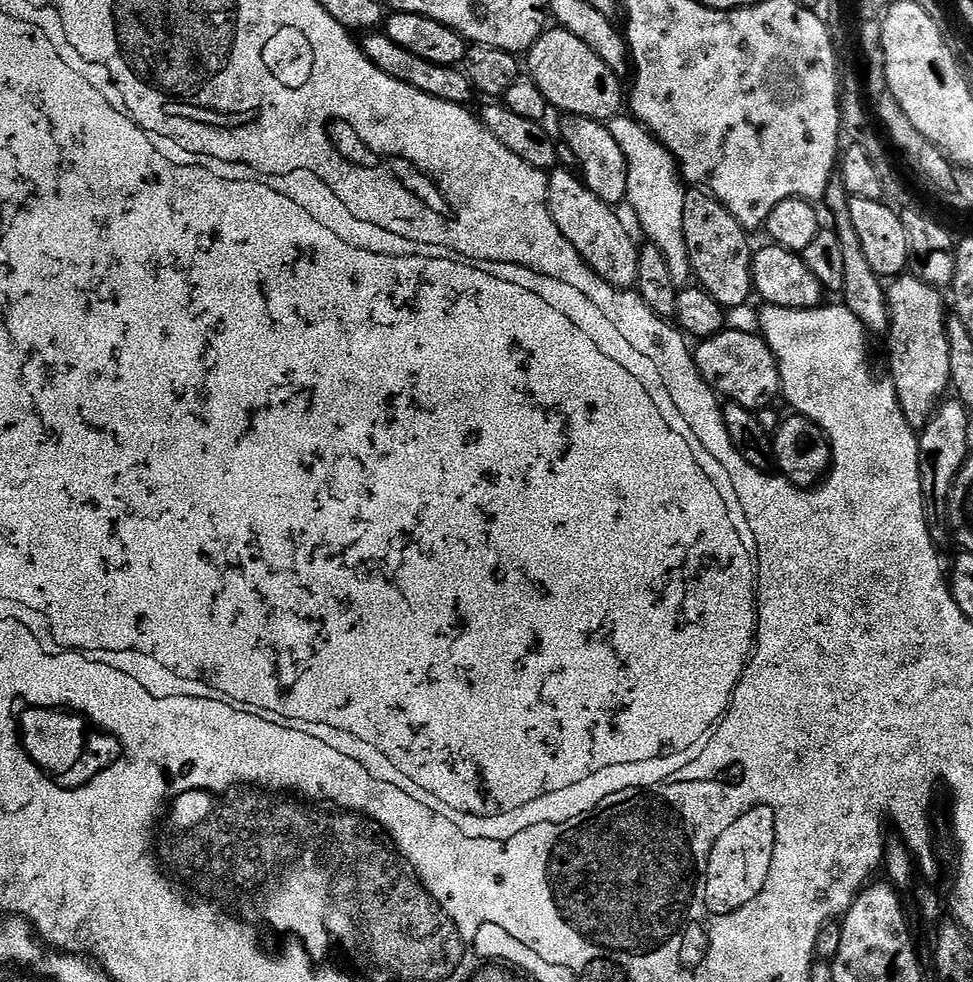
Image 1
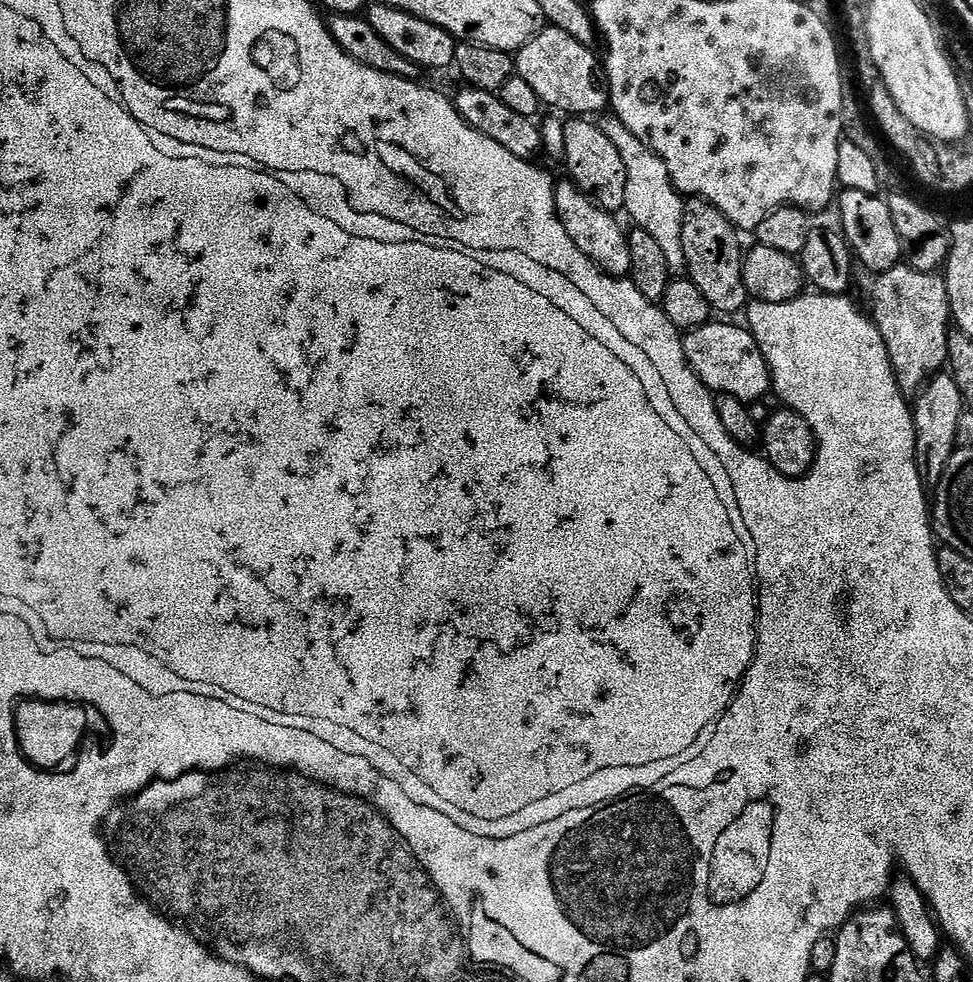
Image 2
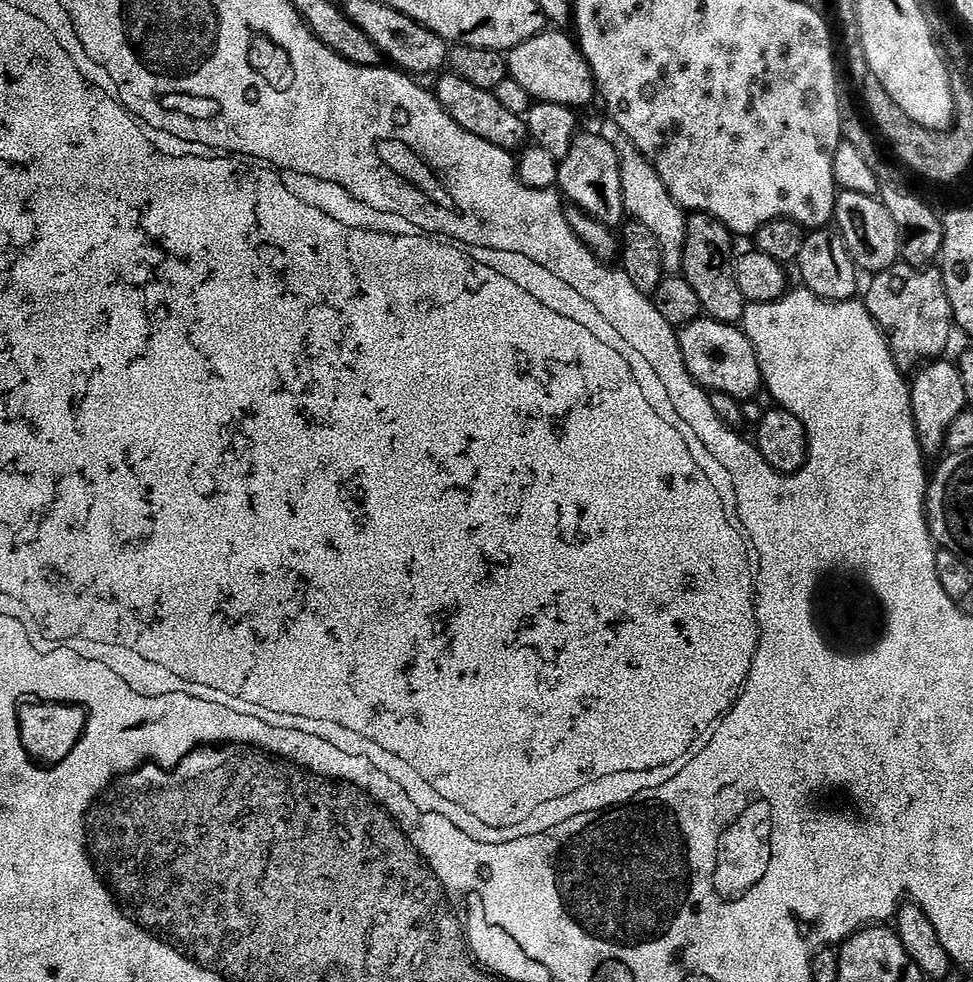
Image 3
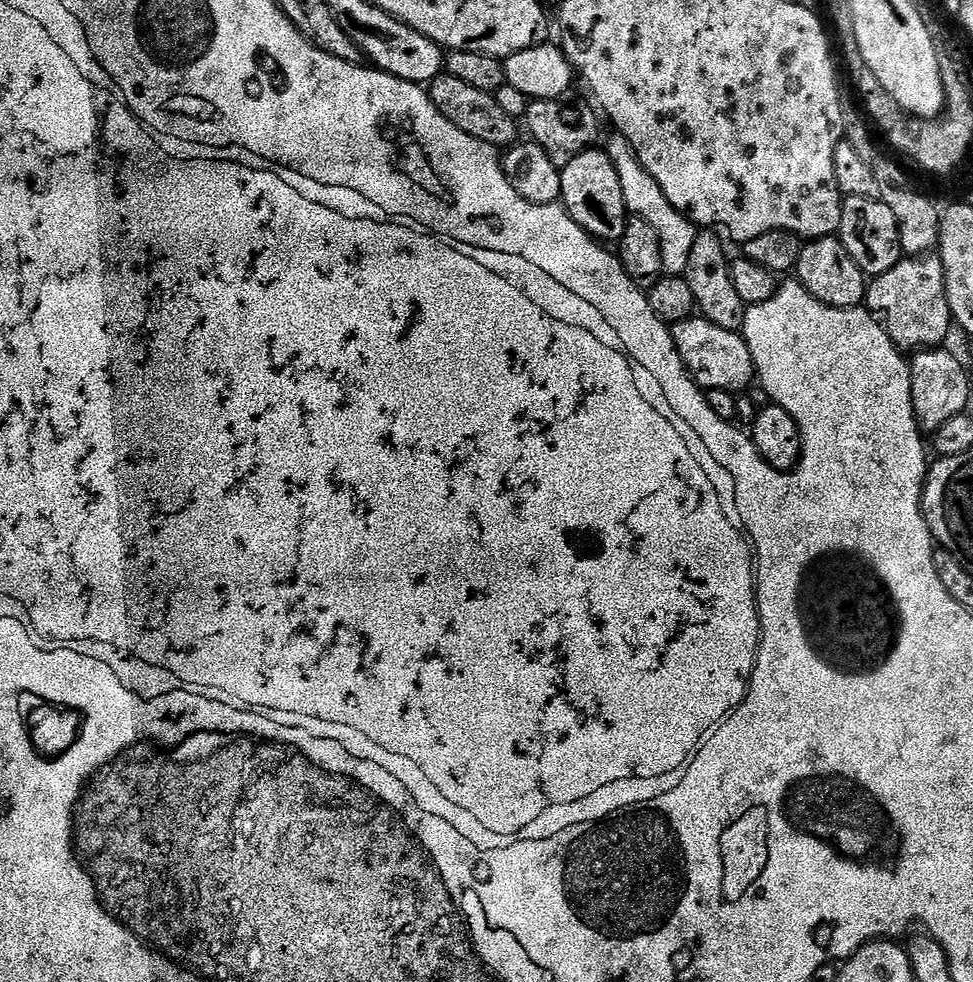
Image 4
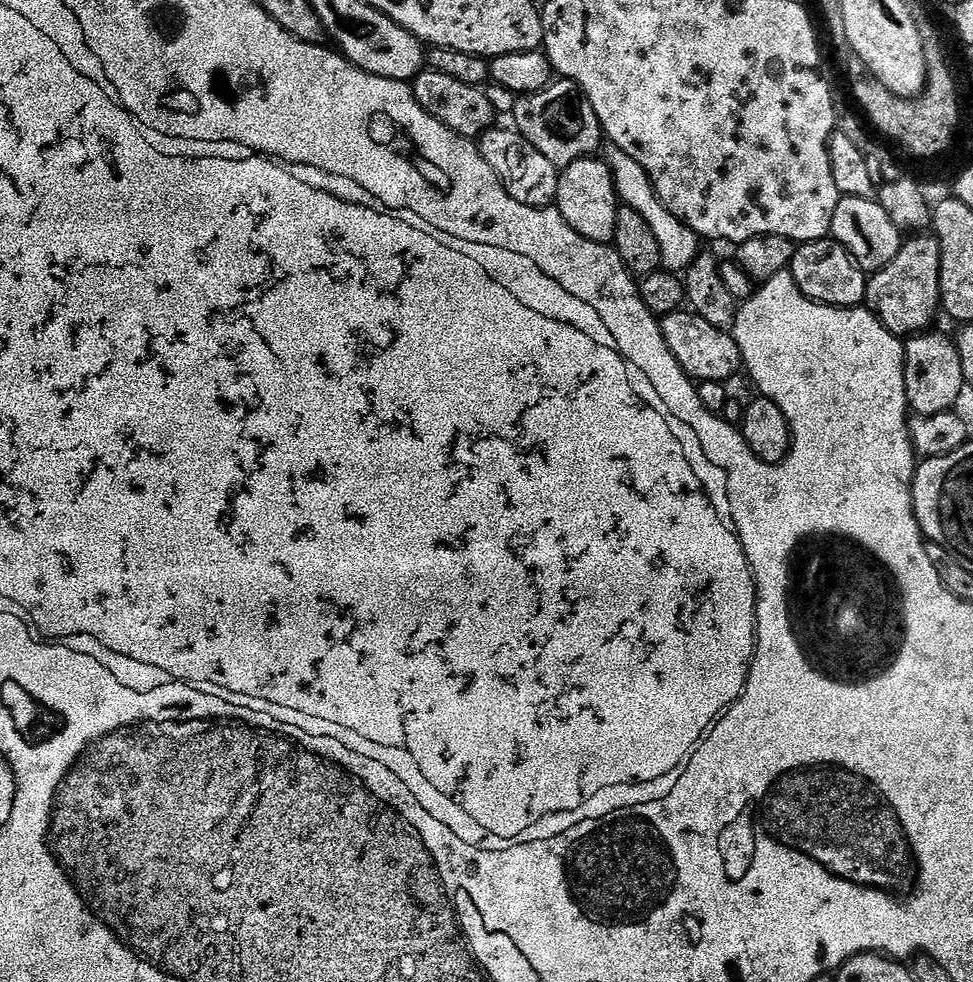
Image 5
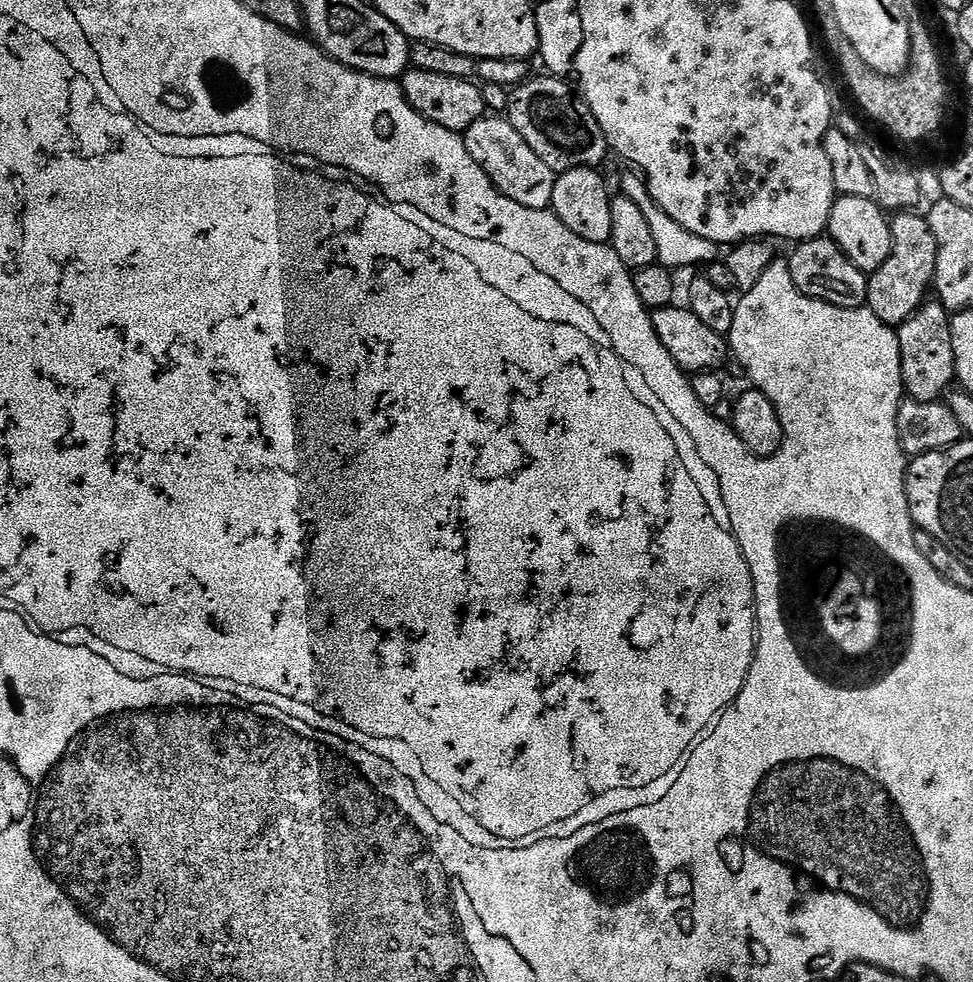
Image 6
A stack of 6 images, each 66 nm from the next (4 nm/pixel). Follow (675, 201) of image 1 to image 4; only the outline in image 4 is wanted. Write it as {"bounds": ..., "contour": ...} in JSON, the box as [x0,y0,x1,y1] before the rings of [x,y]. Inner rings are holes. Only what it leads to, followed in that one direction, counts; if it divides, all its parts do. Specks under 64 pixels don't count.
{"bounds":[602,131,698,274],"contour":[[[609,131],[609,136],[602,141],[605,154],[614,162],[614,170],[618,172],[618,182],[622,184],[624,207],[632,216],[642,218],[642,222],[650,222],[654,234],[658,234],[658,242],[662,246],[662,262],[664,272],[668,274],[683,273],[686,253],[694,250],[694,242],[698,235],[697,225],[687,220],[670,202],[666,202],[666,194],[662,194],[662,186],[650,178],[650,174],[642,166],[636,151],[626,142],[626,138],[618,131]]]}

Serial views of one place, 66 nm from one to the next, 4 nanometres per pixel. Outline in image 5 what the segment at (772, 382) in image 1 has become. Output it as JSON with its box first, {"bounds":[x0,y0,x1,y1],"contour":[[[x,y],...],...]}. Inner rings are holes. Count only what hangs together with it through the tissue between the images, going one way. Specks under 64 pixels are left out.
{"bounds":[659,310,742,383],"contour":[[[681,310],[679,312],[672,312],[669,316],[663,317],[659,321],[660,329],[662,330],[662,338],[666,338],[666,346],[670,350],[670,354],[675,358],[678,362],[678,366],[683,372],[688,375],[693,382],[701,382],[709,380],[710,382],[718,383],[718,382],[728,382],[728,379],[731,378],[732,375],[735,374],[736,371],[741,371],[742,361],[740,359],[740,347],[738,346],[738,342],[736,341],[735,335],[731,331],[725,330],[723,328],[719,328],[718,326],[710,326],[710,322],[706,322],[706,318],[702,318],[701,316],[697,316],[695,312],[691,310]]]}

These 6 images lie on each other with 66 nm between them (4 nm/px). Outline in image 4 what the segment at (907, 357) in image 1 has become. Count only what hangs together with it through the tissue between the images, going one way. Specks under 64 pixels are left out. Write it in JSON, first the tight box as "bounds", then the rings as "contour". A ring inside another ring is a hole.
{"bounds":[863,255,954,350],"contour":[[[913,255],[901,258],[890,270],[867,285],[863,307],[873,313],[886,334],[901,350],[938,348],[945,343],[954,321],[944,293],[944,267],[939,255]]]}

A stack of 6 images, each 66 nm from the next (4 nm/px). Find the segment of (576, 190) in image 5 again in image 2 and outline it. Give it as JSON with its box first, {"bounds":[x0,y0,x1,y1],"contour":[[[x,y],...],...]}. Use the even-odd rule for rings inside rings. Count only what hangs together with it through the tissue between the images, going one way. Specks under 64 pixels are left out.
{"bounds":[563,118,626,213],"contour":[[[572,118],[566,124],[568,137],[563,159],[568,160],[570,180],[605,211],[619,213],[626,202],[626,162],[618,154],[618,146],[606,138],[599,123],[588,118]]]}

